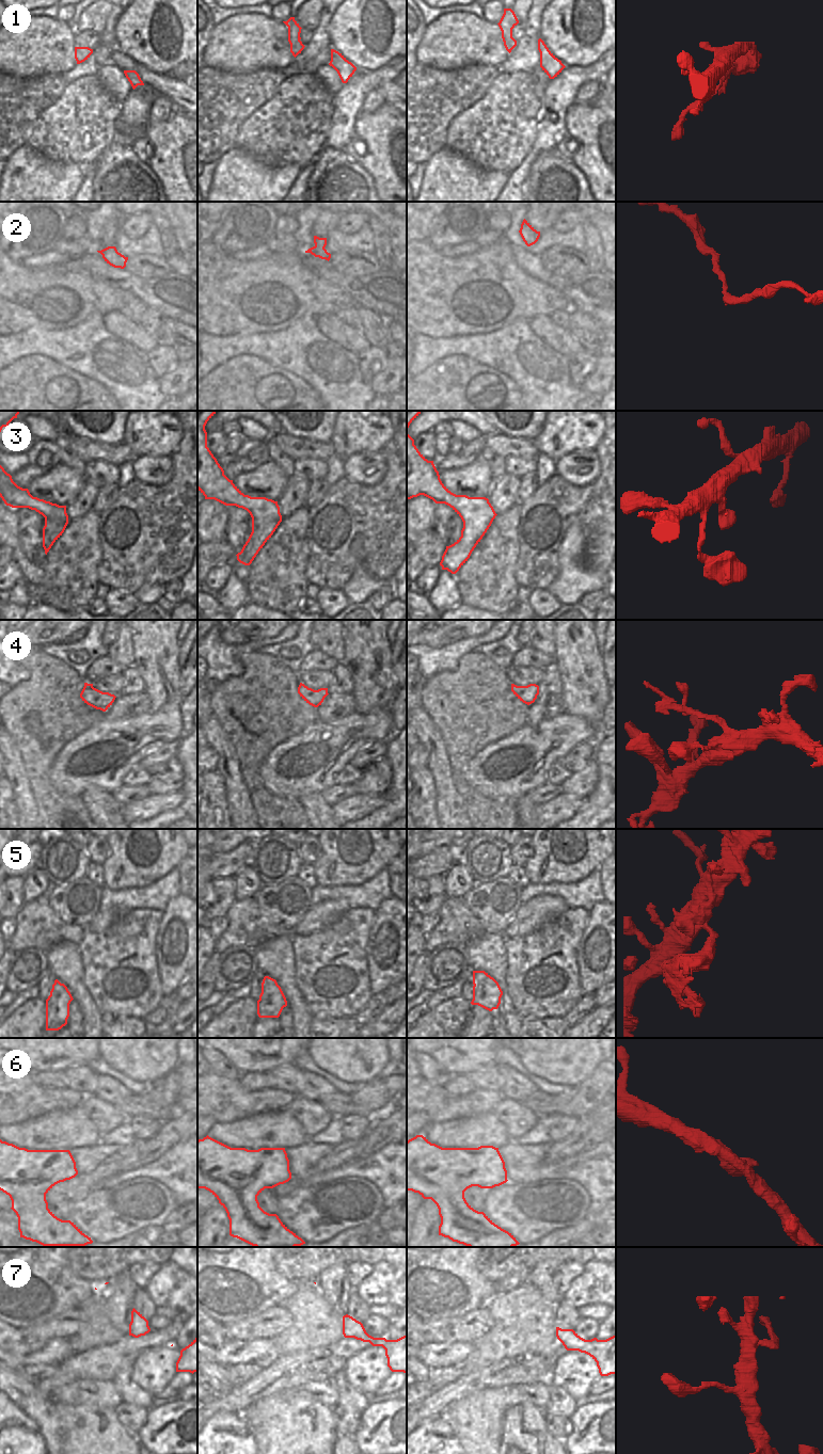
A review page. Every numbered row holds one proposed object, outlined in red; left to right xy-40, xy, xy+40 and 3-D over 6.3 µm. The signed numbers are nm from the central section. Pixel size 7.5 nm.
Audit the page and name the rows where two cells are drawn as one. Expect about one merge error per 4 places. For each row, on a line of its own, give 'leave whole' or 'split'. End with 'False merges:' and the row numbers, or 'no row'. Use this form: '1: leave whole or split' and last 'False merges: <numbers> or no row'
1: split
2: leave whole
3: leave whole
4: split
5: split
6: leave whole
7: leave whole
False merges: 1, 4, 5

